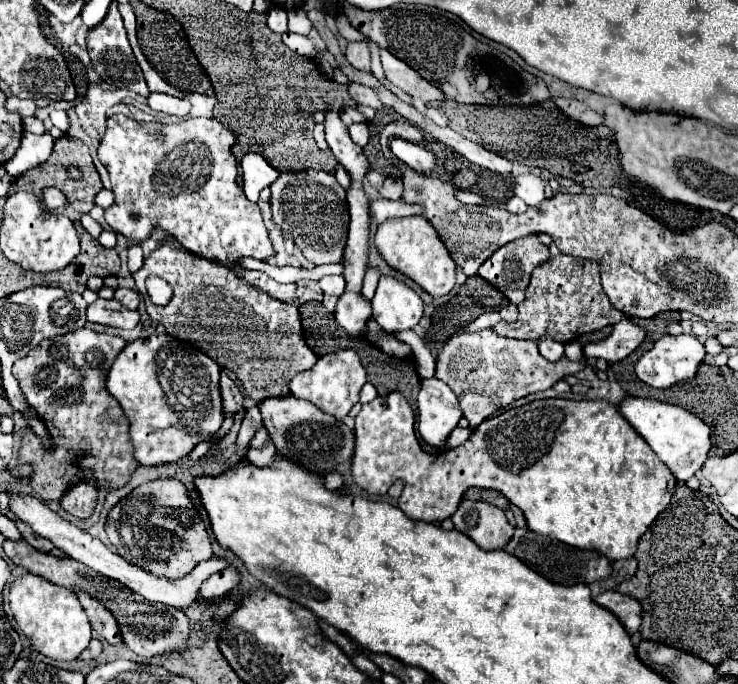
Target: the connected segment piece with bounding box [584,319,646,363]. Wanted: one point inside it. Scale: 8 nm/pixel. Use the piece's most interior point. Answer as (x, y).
(625, 337)

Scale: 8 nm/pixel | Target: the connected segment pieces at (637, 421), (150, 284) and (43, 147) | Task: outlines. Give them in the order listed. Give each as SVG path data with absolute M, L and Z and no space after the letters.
M636 397L624 399L620 403L620 411L630 421L630 425L642 435L642 439L656 451L660 461L668 465L668 469L678 481L688 481L698 469L702 469L704 461L708 459L708 451L712 447L710 427L702 419L698 419L696 415L692 415L682 407Z
M151 275L146 280L148 295L156 305L166 305L172 299L172 288L166 280Z
M24 133L22 145L14 153L14 157L6 161L4 169L8 171L8 175L18 177L18 175L42 165L50 157L52 147L54 147L52 135L48 135L48 133L44 133L44 135Z

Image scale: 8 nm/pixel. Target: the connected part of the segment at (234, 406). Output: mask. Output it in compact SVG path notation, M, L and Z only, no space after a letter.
M222 373L222 377L220 377L220 391L222 391L226 417L232 413L242 413L242 393L226 373Z

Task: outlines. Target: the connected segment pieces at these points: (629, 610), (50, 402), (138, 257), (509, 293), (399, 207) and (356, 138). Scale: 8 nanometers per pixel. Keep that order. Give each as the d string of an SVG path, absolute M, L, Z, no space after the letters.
M604 591L594 599L594 603L608 609L608 611L612 611L618 617L618 621L624 625L628 635L638 633L640 623L642 623L642 615L640 615L642 609L640 609L640 605L636 603L634 597L620 595L616 591Z
M82 327L68 335L42 341L26 357L14 363L12 375L16 377L30 407L42 419L52 443L50 451L40 450L40 444L35 443L32 435L30 443L27 442L16 455L16 465L32 467L28 479L40 499L60 501L70 487L90 477L96 477L98 487L106 487L110 491L120 489L136 471L138 461L134 459L128 435L128 419L120 403L106 391L104 385L106 375L124 345L126 341L122 337Z
M130 247L128 249L128 271L136 273L138 269L142 269L142 263L144 263L142 249L140 247Z
M536 235L522 237L522 239L518 239L518 241L506 243L506 245L500 247L494 255L490 255L490 259L486 259L486 261L482 263L482 267L478 269L478 275L480 275L482 279L486 279L490 285L494 285L498 291L502 291L514 305L518 305L518 303L524 301L524 289L528 287L532 269L538 267L538 265L542 265L548 257L550 257L548 247L542 245Z
M378 199L370 203L370 215L378 221L384 223L392 217L408 217L408 215L422 215L422 205L410 205L402 199L390 201L390 199Z
M367 122L352 124L352 127L349 128L349 134L352 137L352 141L356 145L360 145L360 147L367 145L370 140L370 131Z

